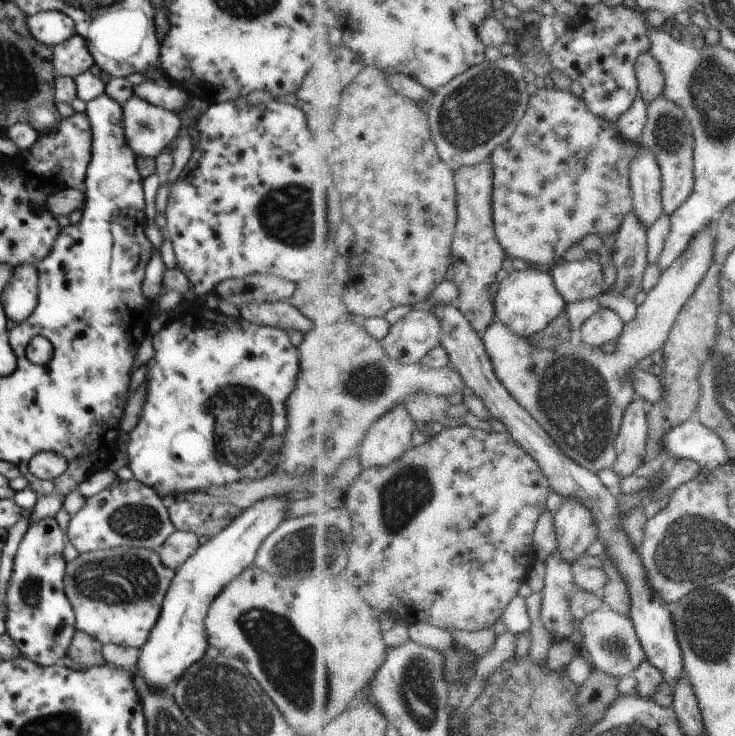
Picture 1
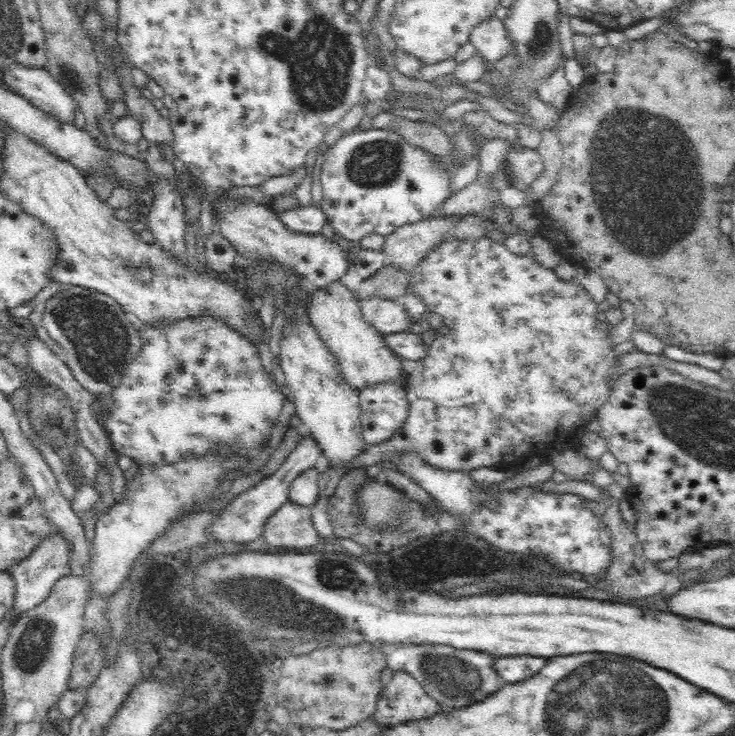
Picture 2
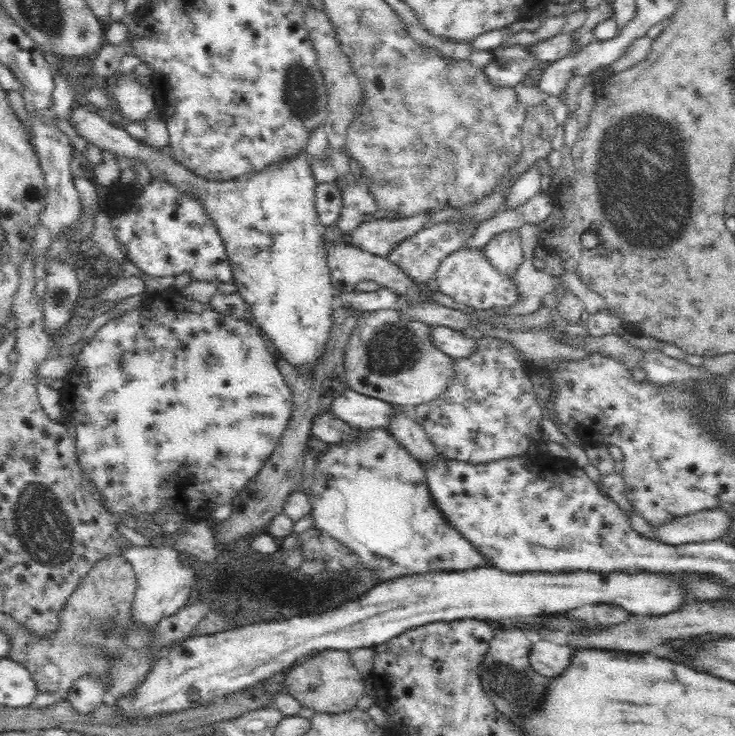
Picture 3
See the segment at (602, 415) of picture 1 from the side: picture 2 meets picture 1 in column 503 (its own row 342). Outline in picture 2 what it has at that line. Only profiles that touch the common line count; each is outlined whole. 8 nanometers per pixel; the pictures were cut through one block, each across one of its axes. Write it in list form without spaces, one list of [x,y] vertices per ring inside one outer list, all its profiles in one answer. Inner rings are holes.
[[[336,278],[326,286],[310,289],[308,300],[304,303],[307,324],[314,328],[314,335],[337,360],[345,381],[351,387],[361,389],[370,383],[386,379],[405,383],[406,375],[402,373],[402,361],[384,347],[383,336],[378,334],[376,328],[363,322],[359,300],[356,292],[352,292],[342,278]]]

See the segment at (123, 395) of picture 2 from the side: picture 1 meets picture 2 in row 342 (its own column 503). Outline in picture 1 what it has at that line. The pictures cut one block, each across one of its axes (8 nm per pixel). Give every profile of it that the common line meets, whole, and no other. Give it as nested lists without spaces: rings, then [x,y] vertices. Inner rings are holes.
[[[548,83],[546,87],[538,90],[533,96],[529,111],[526,117],[518,126],[516,133],[510,141],[500,146],[493,155],[494,164],[496,164],[496,188],[494,192],[494,215],[496,218],[496,227],[498,232],[498,240],[502,242],[502,246],[506,248],[508,257],[511,259],[520,258],[529,263],[531,266],[539,266],[540,268],[553,269],[558,263],[565,260],[569,251],[584,242],[590,234],[599,235],[605,242],[614,236],[619,235],[622,226],[626,221],[626,216],[635,208],[634,192],[632,190],[631,169],[632,162],[638,158],[640,154],[640,142],[624,142],[618,123],[610,122],[602,116],[594,114],[588,108],[589,104],[584,96],[576,96],[572,90],[559,90]]]

